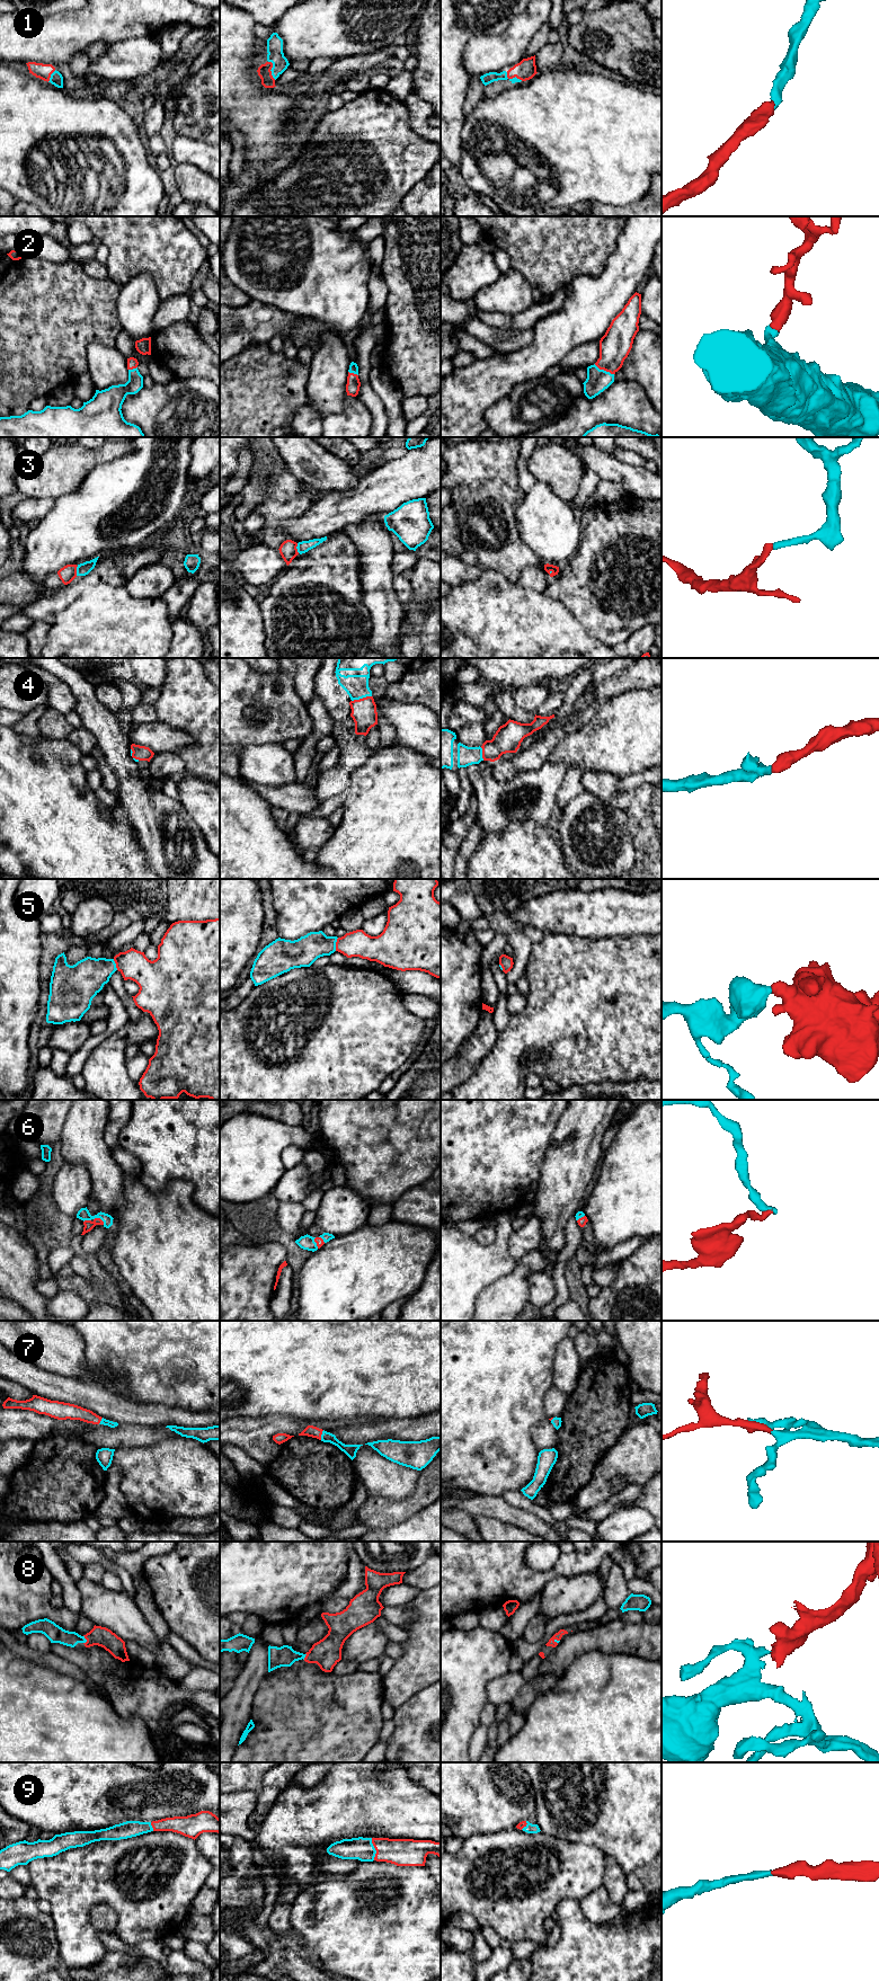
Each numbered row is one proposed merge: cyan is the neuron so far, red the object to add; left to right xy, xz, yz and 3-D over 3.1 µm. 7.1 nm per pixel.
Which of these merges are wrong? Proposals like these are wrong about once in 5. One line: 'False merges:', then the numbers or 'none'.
False merges: 3

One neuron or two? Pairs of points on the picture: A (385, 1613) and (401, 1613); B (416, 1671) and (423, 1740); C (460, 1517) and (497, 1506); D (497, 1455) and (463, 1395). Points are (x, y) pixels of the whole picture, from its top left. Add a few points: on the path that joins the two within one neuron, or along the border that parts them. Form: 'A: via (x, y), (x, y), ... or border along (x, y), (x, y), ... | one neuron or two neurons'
A: via (389, 1613), (398, 1613) | one neuron
B: border along (428, 1685), (397, 1708) | two neurons
C: border along (452, 1507), (464, 1510), (473, 1518) | two neurons
D: via (482, 1440), (463, 1421), (463, 1410) | one neuron

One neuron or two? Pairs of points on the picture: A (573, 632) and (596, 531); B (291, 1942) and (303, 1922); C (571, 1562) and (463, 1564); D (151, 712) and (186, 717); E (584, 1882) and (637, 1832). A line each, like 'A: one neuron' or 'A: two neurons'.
A: two neurons
B: two neurons
C: one neuron
D: two neurons
E: two neurons

